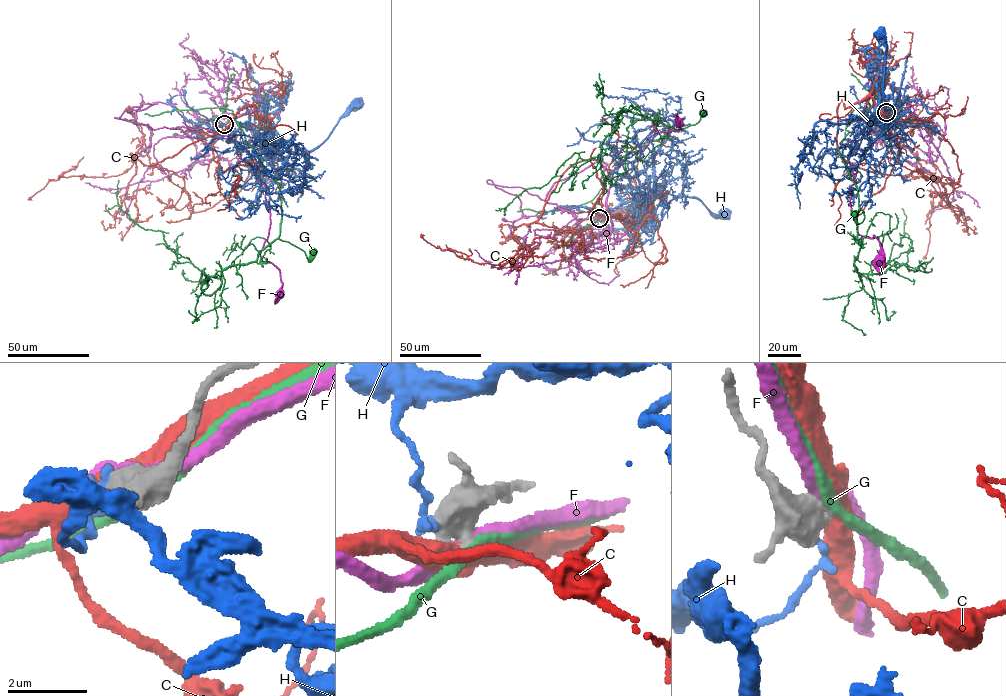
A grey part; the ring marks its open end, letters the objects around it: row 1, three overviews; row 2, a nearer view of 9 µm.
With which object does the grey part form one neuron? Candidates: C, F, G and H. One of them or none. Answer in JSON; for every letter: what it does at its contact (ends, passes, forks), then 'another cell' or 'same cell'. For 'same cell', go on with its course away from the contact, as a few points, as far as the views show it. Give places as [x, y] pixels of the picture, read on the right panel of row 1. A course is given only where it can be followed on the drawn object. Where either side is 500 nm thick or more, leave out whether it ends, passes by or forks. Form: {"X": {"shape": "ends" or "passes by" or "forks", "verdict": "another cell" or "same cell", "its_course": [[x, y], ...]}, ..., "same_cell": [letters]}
{"C": {"verdict": "another cell"}, "F": {"verdict": "another cell"}, "G": {"verdict": "another cell"}, "H": {"verdict": "another cell"}, "same_cell": []}

